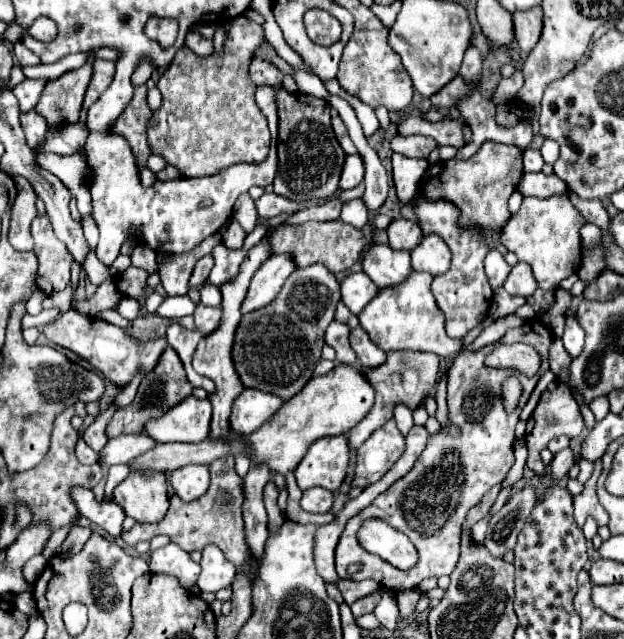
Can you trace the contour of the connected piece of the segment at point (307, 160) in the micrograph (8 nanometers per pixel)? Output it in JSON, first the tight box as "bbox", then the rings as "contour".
{"bbox":[274,92,344,200],"contour":[[[278,92],[278,176],[274,178],[274,192],[290,200],[328,198],[338,190],[338,180],[344,164],[344,150],[340,148],[332,124],[330,104],[308,94]]]}

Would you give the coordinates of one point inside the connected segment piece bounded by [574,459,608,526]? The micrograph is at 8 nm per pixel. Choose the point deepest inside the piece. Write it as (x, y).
(586, 503)

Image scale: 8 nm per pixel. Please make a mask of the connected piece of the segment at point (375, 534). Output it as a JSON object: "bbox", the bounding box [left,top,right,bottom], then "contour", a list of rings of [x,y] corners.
{"bbox":[358,520,418,570],"contour":[[[364,520],[358,530],[358,542],[370,554],[380,556],[400,570],[409,570],[416,564],[418,554],[406,534],[390,528],[384,520]]]}

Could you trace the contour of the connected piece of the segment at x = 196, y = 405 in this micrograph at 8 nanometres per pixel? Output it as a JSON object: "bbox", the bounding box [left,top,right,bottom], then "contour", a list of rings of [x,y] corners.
{"bbox":[144,396,210,442],"contour":[[[188,396],[160,418],[146,422],[144,432],[156,442],[202,442],[210,434],[210,402]]]}

